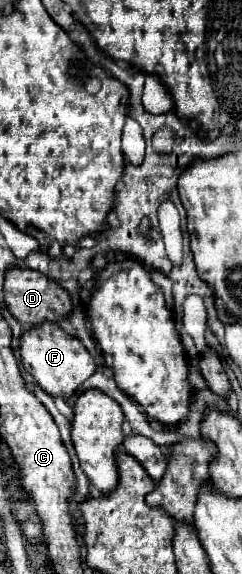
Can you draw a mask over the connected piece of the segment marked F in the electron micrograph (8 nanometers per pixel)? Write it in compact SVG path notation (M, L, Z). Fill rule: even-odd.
M43 323L41 327L33 327L31 331L27 331L21 337L19 353L27 373L31 373L37 385L51 397L69 399L77 391L77 387L95 373L95 361L85 345L53 323Z

